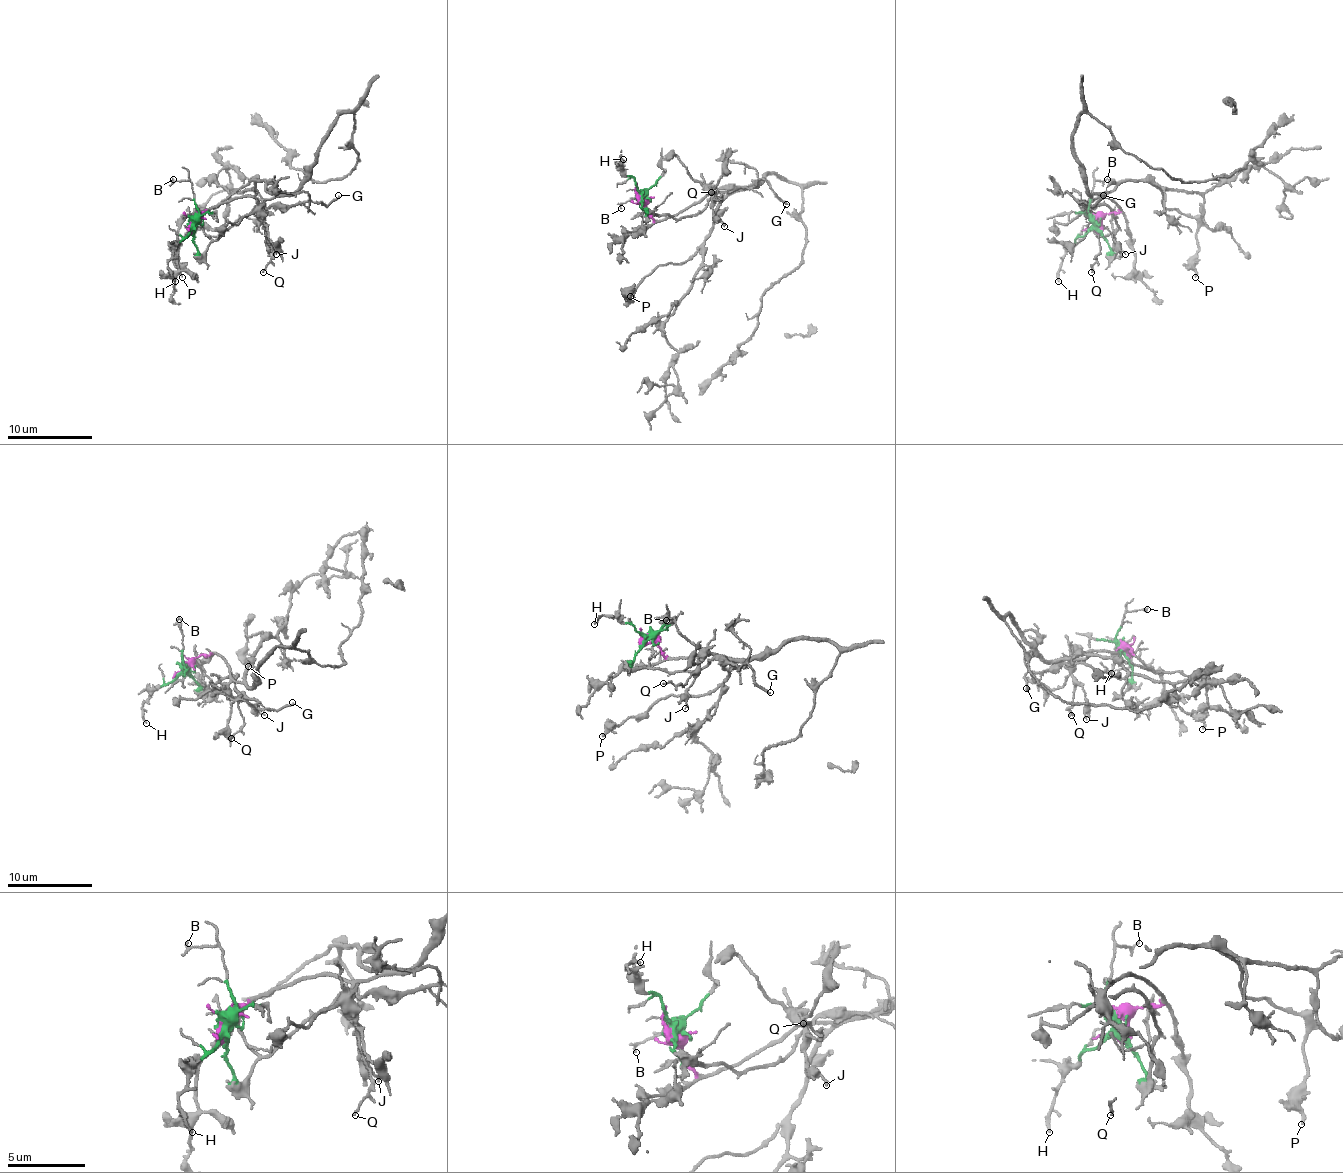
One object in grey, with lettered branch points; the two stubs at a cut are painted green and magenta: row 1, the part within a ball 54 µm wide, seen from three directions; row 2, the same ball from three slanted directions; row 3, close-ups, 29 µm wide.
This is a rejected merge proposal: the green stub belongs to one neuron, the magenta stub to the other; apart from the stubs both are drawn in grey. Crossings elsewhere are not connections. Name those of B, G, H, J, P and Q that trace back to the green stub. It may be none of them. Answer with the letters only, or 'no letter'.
B, G, H

